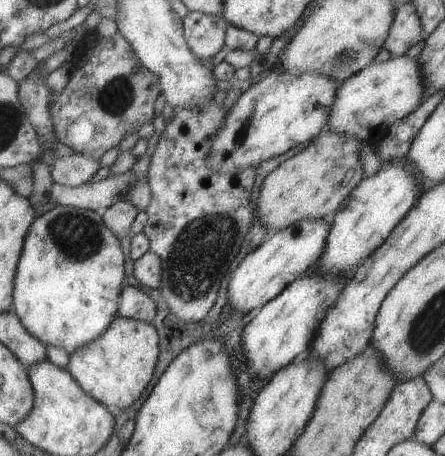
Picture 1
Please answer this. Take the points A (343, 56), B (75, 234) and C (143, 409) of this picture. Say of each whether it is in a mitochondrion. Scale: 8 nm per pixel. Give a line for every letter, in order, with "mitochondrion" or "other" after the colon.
A: other
B: mitochondrion
C: other

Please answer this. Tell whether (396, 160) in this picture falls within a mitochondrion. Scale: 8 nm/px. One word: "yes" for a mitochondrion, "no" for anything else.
no

